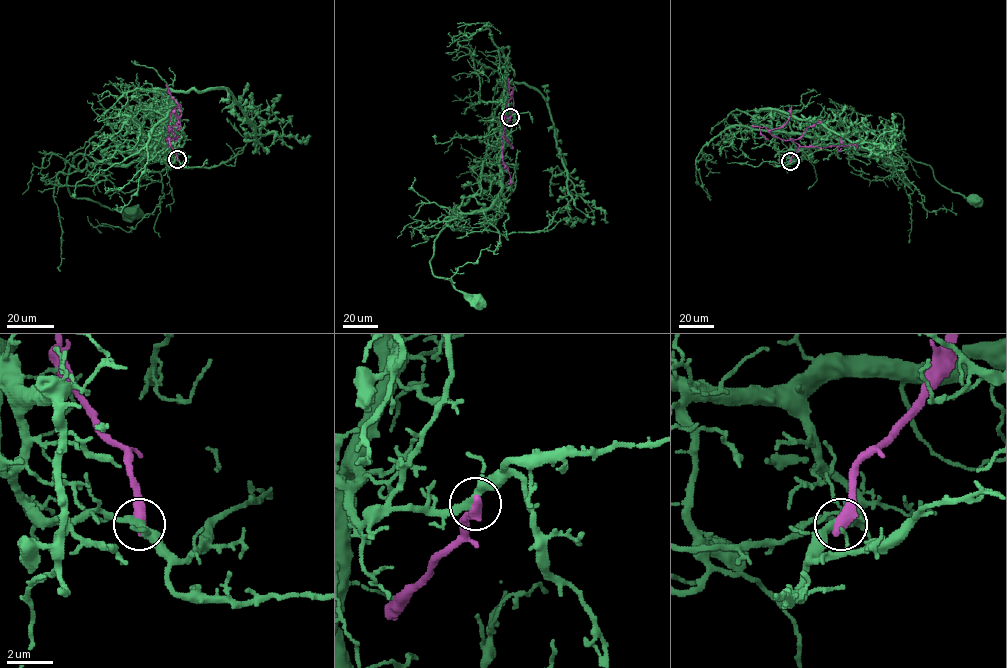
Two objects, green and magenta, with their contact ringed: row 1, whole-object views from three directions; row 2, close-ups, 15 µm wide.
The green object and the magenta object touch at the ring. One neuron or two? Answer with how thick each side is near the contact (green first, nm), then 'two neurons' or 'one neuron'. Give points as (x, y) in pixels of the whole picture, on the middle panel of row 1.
calibres 320 and 600 nm; two neurons

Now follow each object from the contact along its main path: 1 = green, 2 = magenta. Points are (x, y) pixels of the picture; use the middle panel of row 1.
1: (510, 117), (500, 117), (501, 194), (487, 208), (454, 217), (434, 242), (430, 261), (435, 276), (478, 300)
2: (510, 117), (504, 125), (505, 106), (511, 97), (512, 112), (502, 118)

